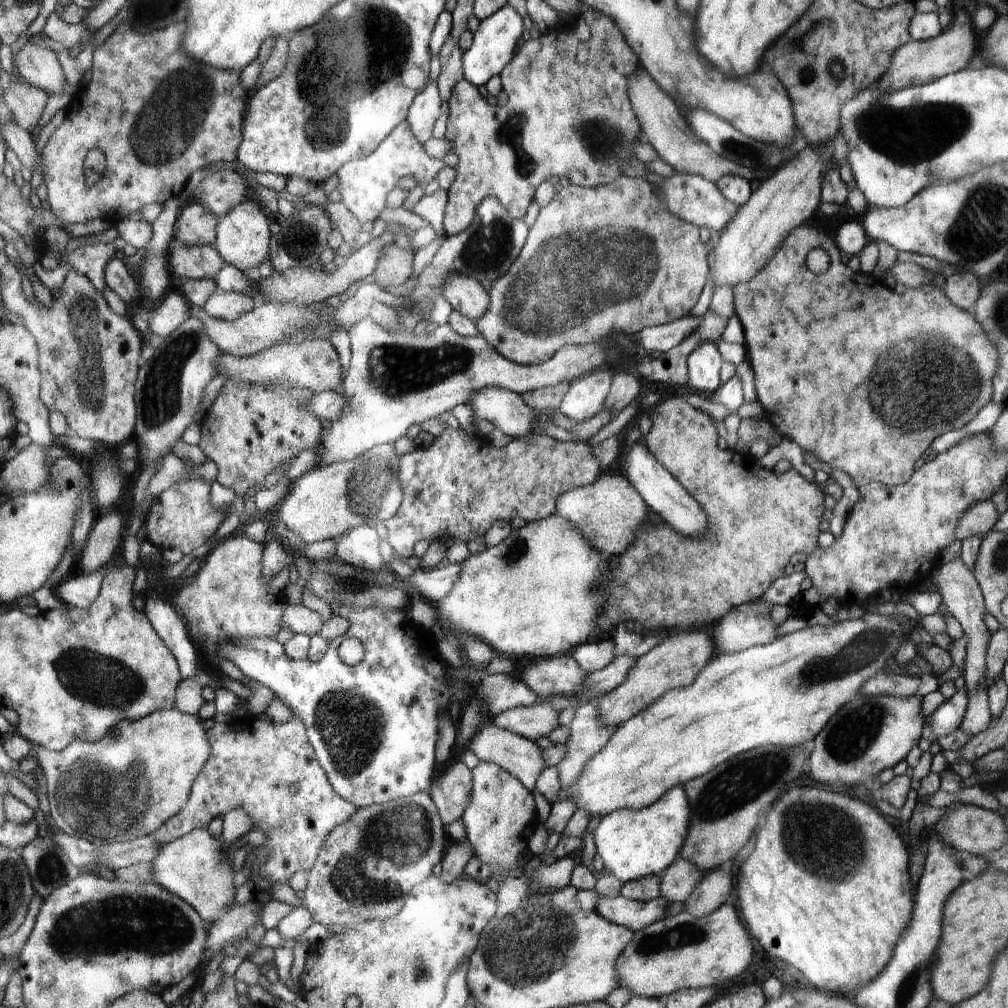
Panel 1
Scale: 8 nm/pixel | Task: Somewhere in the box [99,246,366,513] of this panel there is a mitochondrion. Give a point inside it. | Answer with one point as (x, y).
(160, 400)

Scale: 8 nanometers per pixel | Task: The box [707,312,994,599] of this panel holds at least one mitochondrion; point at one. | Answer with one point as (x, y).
(921, 386)

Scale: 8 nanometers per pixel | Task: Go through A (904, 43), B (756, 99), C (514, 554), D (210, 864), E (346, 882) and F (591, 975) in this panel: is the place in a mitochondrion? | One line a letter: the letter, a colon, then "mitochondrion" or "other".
A: other
B: other
C: mitochondrion
D: other
E: mitochondrion
F: other

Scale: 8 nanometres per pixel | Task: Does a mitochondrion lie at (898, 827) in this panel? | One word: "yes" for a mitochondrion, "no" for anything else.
no

